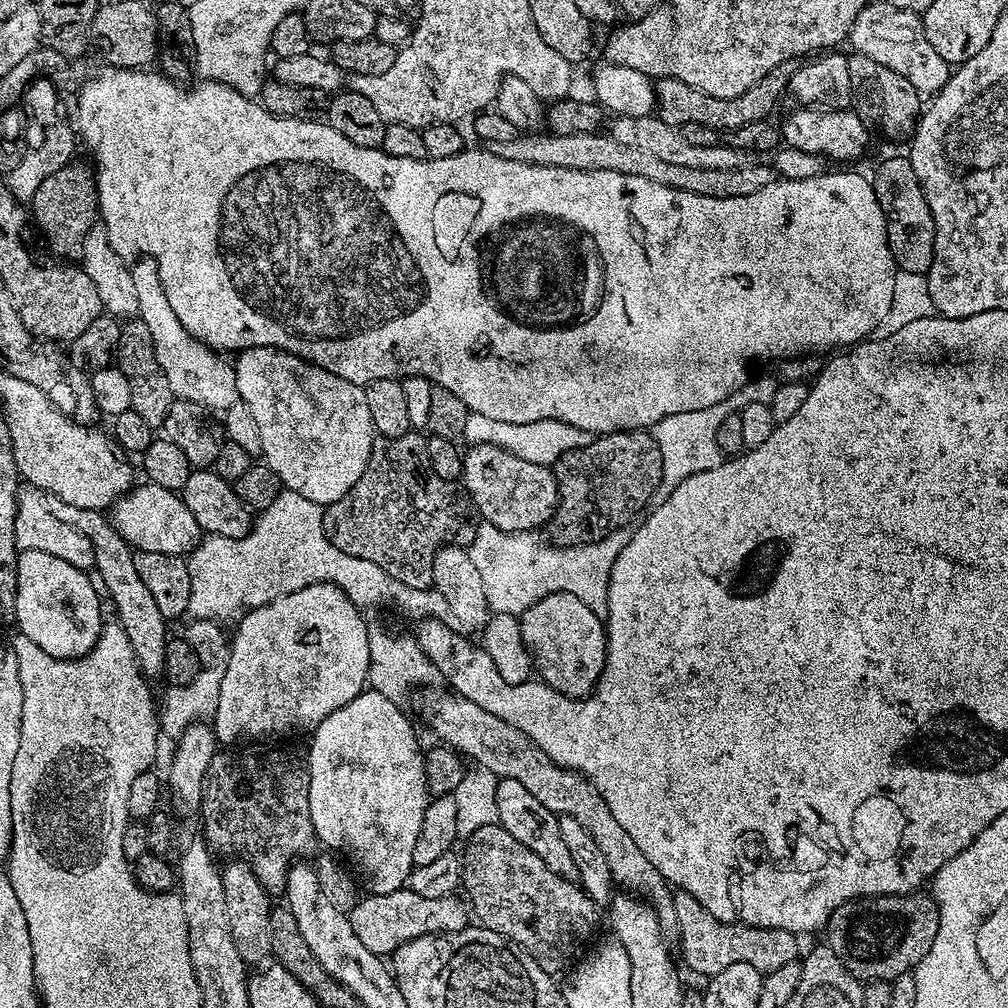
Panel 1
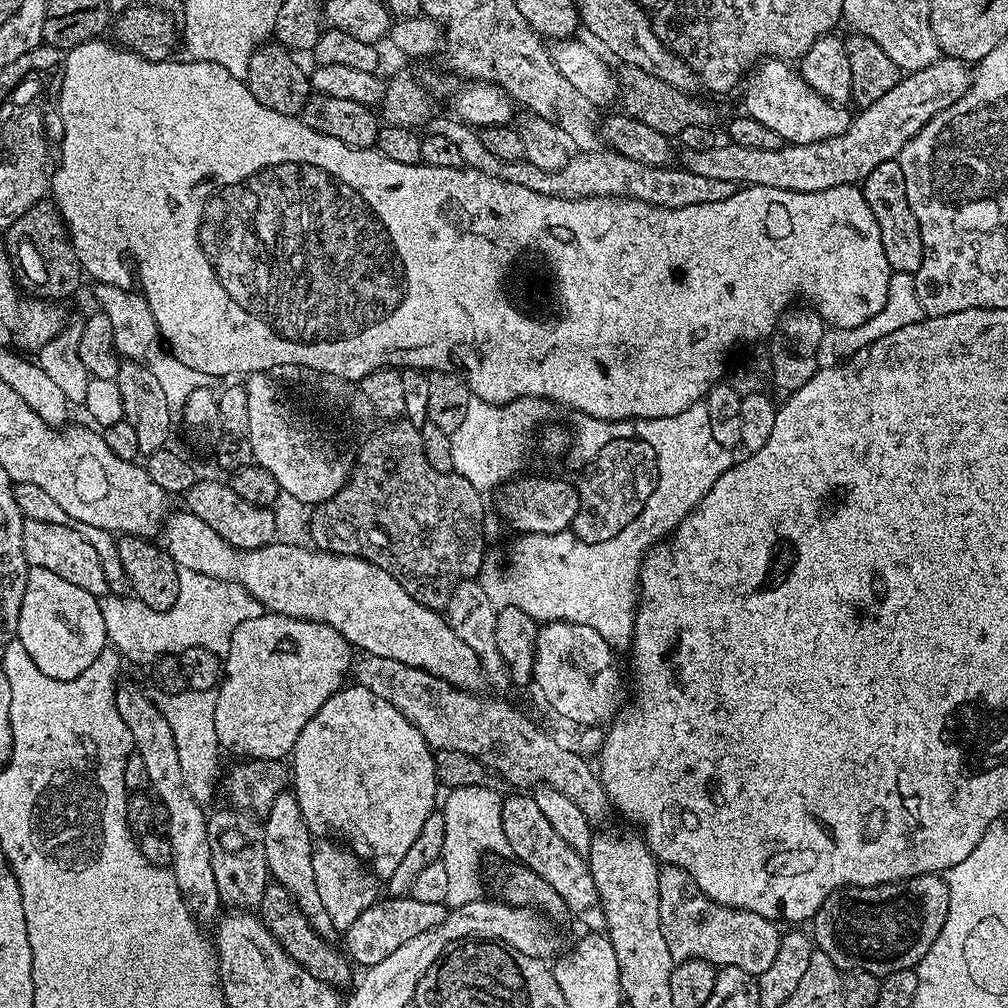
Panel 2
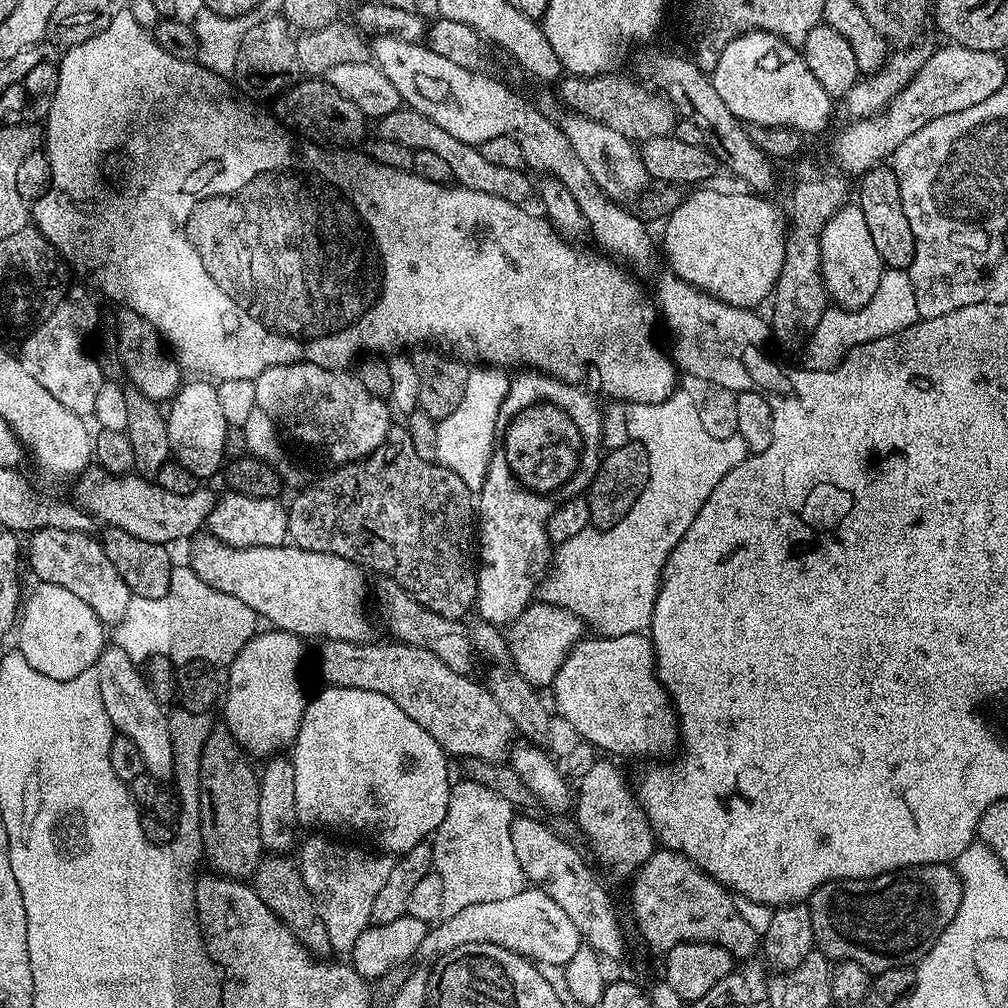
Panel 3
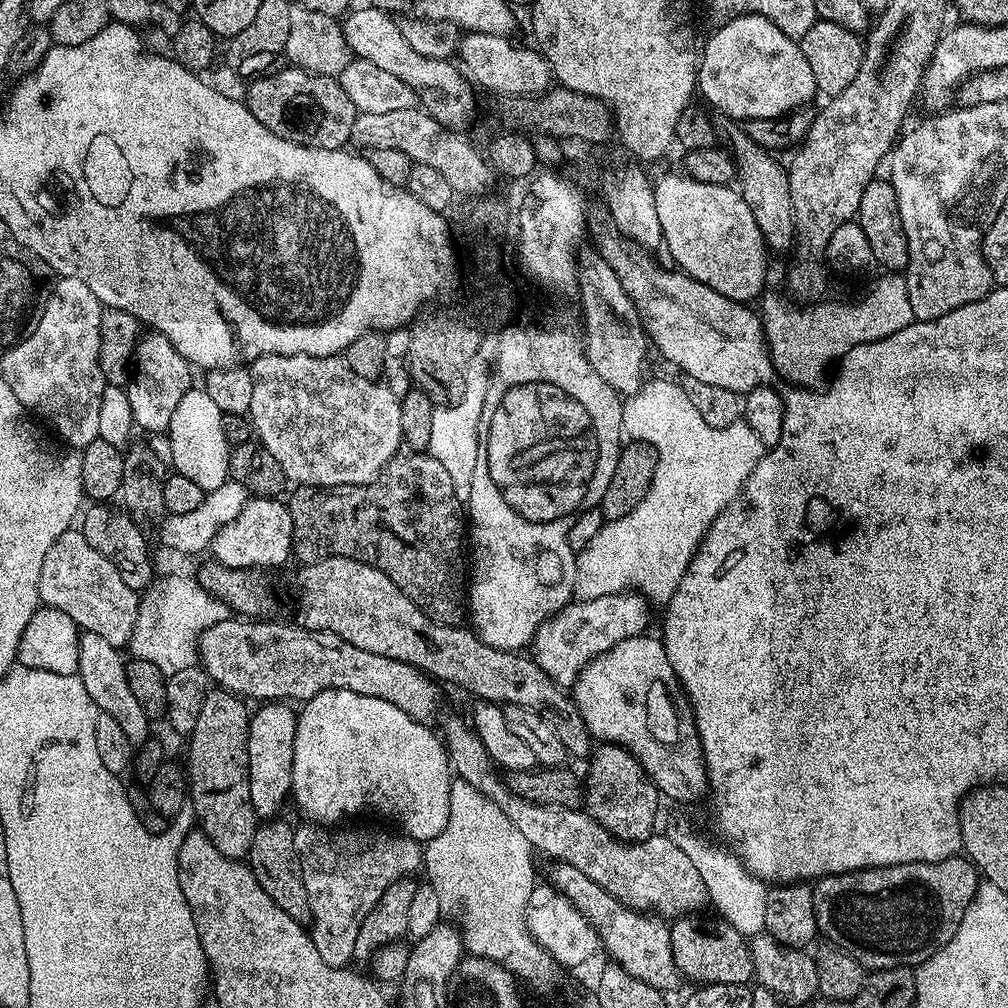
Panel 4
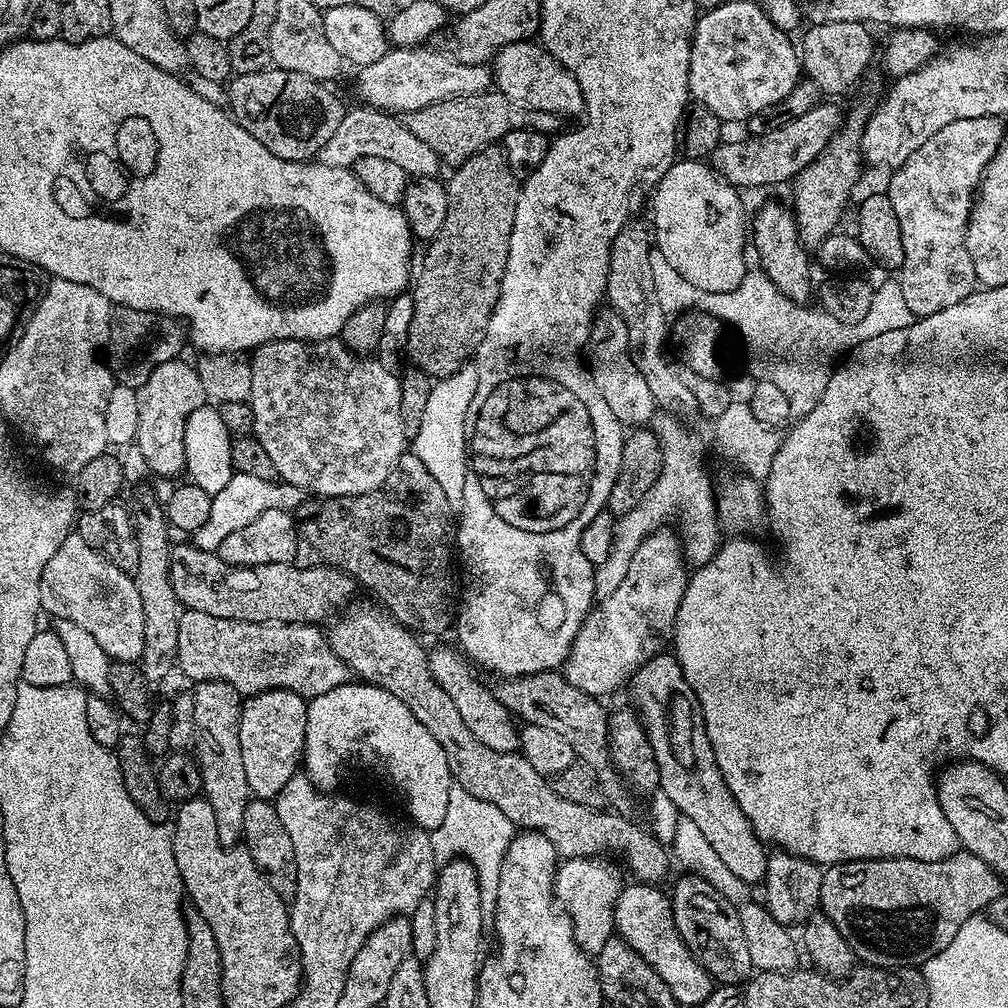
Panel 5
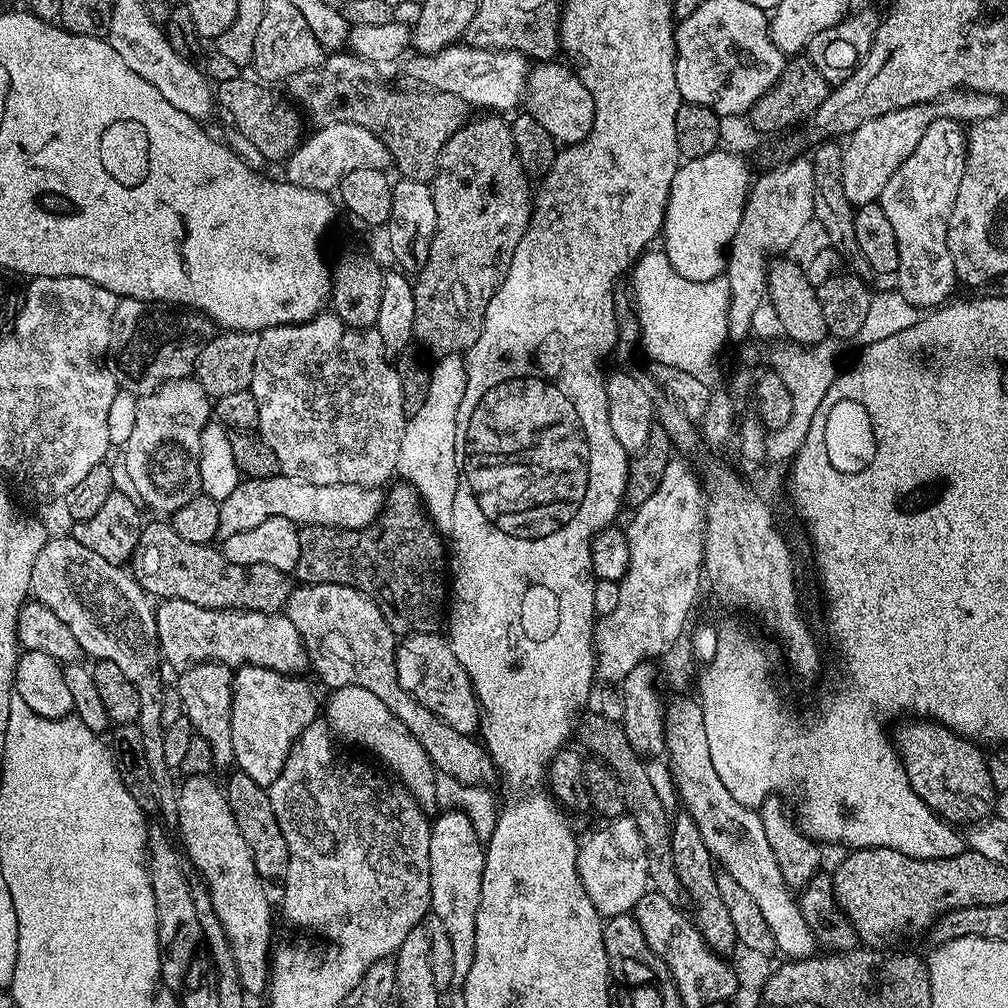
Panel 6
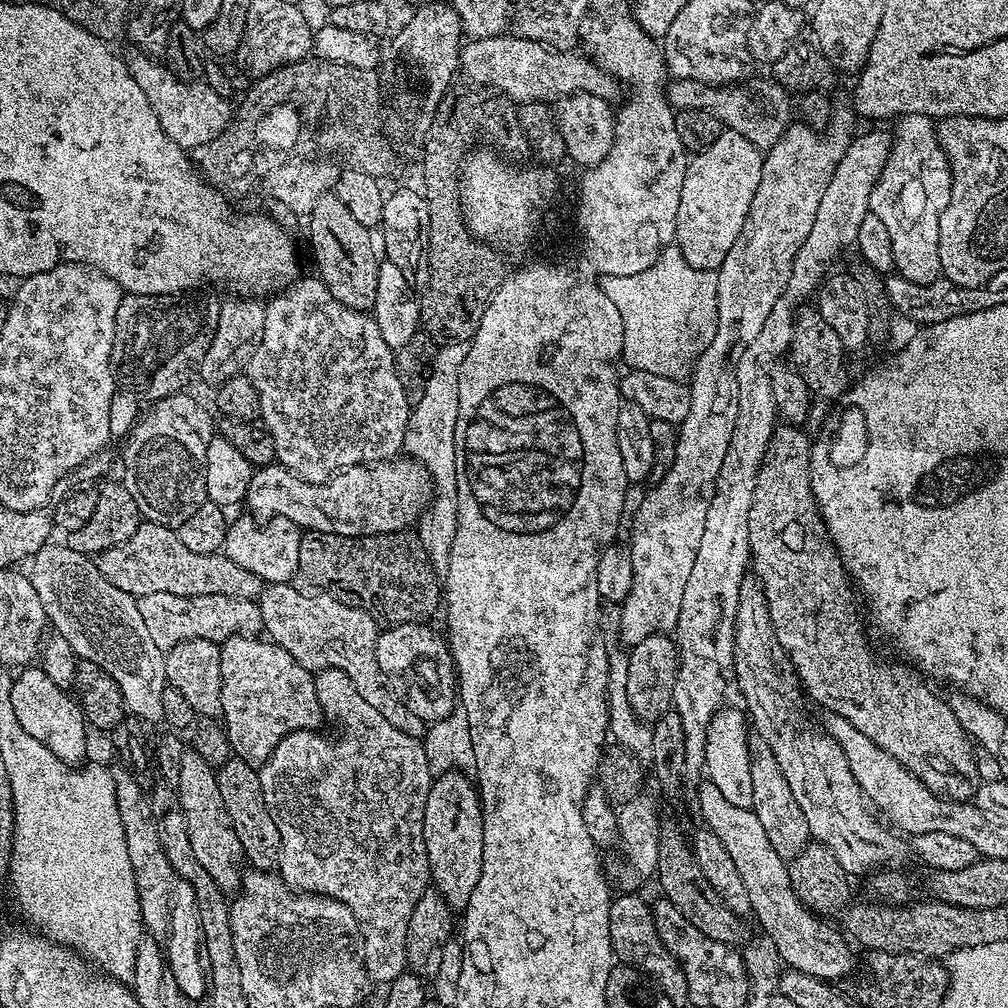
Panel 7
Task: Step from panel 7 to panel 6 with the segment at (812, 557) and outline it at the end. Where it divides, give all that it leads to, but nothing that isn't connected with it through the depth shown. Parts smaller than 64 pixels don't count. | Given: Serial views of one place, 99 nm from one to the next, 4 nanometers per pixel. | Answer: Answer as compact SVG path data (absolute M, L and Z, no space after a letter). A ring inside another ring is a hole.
M912 718L909 724L900 728L900 733L895 733L894 743L899 751L900 760L908 775L908 781L913 790L926 802L930 811L953 825L960 826L963 820L979 822L993 811L998 793L990 782L988 773L988 756L982 751L979 743L967 740L959 732L952 731L944 724L938 724L931 718Z

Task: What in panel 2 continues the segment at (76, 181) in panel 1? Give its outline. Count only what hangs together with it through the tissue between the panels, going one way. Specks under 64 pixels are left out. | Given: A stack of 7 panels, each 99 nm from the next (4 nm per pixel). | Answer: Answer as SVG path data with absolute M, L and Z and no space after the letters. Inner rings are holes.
M43 198L28 210L16 222L6 229L8 255L15 271L20 272L22 279L28 283L29 293L41 300L53 302L63 301L62 298L72 296L80 288L82 269L76 251L68 237L68 227L60 216L55 203Z

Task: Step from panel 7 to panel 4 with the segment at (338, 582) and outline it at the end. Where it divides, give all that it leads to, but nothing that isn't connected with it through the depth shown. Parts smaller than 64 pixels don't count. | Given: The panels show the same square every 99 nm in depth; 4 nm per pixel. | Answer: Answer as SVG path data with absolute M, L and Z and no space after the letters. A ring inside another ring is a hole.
M405 447L403 450L396 452L394 458L381 470L374 479L368 484L355 484L354 486L330 486L329 488L305 488L296 486L291 489L286 503L290 510L290 518L294 522L294 534L292 535L292 556L300 559L301 565L313 564L322 558L331 556L349 556L355 560L366 562L382 574L386 574L394 583L401 588L404 593L410 597L419 608L430 618L434 618L443 624L463 625L466 620L466 560L460 557L460 551L466 548L466 516L462 511L462 502L456 496L454 482L450 482L450 474L446 474L446 466L438 462L432 453L416 452L414 449Z

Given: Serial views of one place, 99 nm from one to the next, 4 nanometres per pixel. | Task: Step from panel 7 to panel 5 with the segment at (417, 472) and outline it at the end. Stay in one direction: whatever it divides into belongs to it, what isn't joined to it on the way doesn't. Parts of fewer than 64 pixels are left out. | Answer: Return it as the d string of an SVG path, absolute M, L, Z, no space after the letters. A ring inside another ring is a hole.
M233 471L230 482L226 482L226 486L222 486L222 490L218 490L218 494L212 497L206 522L202 522L202 526L198 526L195 532L191 533L191 543L203 552L216 552L229 534L234 534L234 530L242 530L242 526L254 522L258 514L266 514L266 510L292 512L299 509L302 504L300 496L302 497L302 490L293 484L283 483L279 479L254 478L251 474Z

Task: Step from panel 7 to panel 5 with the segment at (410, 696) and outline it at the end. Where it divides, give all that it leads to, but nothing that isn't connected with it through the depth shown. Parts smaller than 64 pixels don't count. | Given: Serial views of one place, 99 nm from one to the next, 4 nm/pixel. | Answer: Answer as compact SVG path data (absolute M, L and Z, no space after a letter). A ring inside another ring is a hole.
M436 648L428 652L428 668L432 671L432 677L438 682L438 686L442 686L442 690L446 690L446 694L450 694L450 699L458 714L462 714L462 722L466 722L470 734L474 734L474 738L478 738L482 746L490 746L490 750L517 751L520 747L520 733L513 713L508 712L502 702L498 702L495 691L491 687L487 688L472 673L470 667L472 666L465 657L454 648Z

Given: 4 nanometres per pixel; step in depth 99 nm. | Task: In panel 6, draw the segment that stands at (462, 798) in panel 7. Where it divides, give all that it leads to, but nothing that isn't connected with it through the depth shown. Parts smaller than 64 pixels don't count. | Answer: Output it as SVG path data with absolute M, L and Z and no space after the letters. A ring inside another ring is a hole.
M444 810L440 817L431 821L432 833L430 834L430 886L432 887L432 907L431 915L442 918L442 922L446 926L446 934L450 934L450 950L454 950L454 974L453 981L463 982L466 974L470 970L470 962L474 962L474 926L476 925L476 911L478 910L478 902L482 898L482 874L484 873L484 849L482 837L476 833L474 826L470 822L470 818L466 818L466 814L459 810Z

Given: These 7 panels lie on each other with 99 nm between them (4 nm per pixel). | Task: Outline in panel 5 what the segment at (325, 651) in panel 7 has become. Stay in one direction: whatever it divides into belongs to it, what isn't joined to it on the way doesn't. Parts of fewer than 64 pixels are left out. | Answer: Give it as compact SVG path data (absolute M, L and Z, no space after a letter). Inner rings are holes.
M349 611L337 615L331 621L332 629L326 632L328 644L344 657L349 669L355 675L357 672L360 675L357 677L363 683L377 684L380 688L390 690L394 698L402 698L402 702L410 706L410 714L414 714L414 718L418 718L418 722L422 722L422 726L434 734L438 746L442 746L455 783L470 790L474 798L482 798L482 802L498 806L498 810L502 810L502 814L506 814L506 818L510 818L517 829L541 832L554 846L557 857L574 860L604 854L600 852L624 852L624 860L637 881L654 885L661 883L660 879L668 872L668 860L670 862L670 852L665 845L660 844L650 831L631 824L624 817L627 815L577 806L562 798L519 751L499 752L490 750L490 746L482 746L482 742L470 734L466 722L462 722L462 714L458 714L450 694L446 694L446 690L442 690L442 686L438 686L432 677L426 648L387 611L379 611Z

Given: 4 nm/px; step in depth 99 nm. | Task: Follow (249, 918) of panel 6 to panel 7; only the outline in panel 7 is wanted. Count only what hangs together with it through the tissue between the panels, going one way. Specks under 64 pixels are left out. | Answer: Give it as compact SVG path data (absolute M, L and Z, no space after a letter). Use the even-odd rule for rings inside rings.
M185 750L182 754L182 774L178 774L178 782L174 787L176 797L180 799L182 814L186 818L186 830L190 830L190 846L198 862L206 866L210 878L218 882L224 893L235 893L242 883L240 864L245 863L244 851L238 842L238 834L230 822L226 802L222 802L216 768L208 764L206 758L202 758L202 754Z

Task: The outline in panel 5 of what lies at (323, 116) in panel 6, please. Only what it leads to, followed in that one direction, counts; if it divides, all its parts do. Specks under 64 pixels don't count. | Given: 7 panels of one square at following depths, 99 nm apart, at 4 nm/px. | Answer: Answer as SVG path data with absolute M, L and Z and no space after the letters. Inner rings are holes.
M498 90L479 92L476 96L451 96L449 100L426 106L410 116L412 133L422 138L422 142L426 142L426 146L433 148L445 161L451 162L466 160L475 152L499 145L510 130L533 128L545 134L556 134L561 131L560 124L561 117L549 112L509 104Z

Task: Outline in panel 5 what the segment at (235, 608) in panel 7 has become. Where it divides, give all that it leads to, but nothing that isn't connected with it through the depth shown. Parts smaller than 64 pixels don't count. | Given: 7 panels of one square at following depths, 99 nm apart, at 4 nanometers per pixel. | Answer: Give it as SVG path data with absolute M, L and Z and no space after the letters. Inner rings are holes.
M184 610L178 622L176 663L192 682L221 680L234 686L244 698L266 690L290 690L311 698L350 680L344 657L329 646L327 635L320 631L315 624L238 622Z

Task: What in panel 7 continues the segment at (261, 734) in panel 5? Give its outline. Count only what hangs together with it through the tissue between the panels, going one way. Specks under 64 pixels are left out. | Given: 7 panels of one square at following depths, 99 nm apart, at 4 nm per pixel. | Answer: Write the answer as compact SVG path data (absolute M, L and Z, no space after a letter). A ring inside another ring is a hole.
M233 634L220 644L222 658L222 710L235 759L253 766L265 764L274 746L291 732L310 732L321 727L326 717L318 702L316 677L289 652L267 638Z

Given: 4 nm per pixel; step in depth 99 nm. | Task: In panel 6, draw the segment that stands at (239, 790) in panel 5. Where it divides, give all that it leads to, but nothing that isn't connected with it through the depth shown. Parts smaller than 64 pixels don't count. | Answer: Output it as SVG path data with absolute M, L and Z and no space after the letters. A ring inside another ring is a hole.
M204 660L200 664L190 664L179 673L174 690L186 709L188 720L195 735L210 742L210 754L214 754L216 768L231 769L234 764L234 738L230 734L230 714L232 713L233 669L217 660Z

